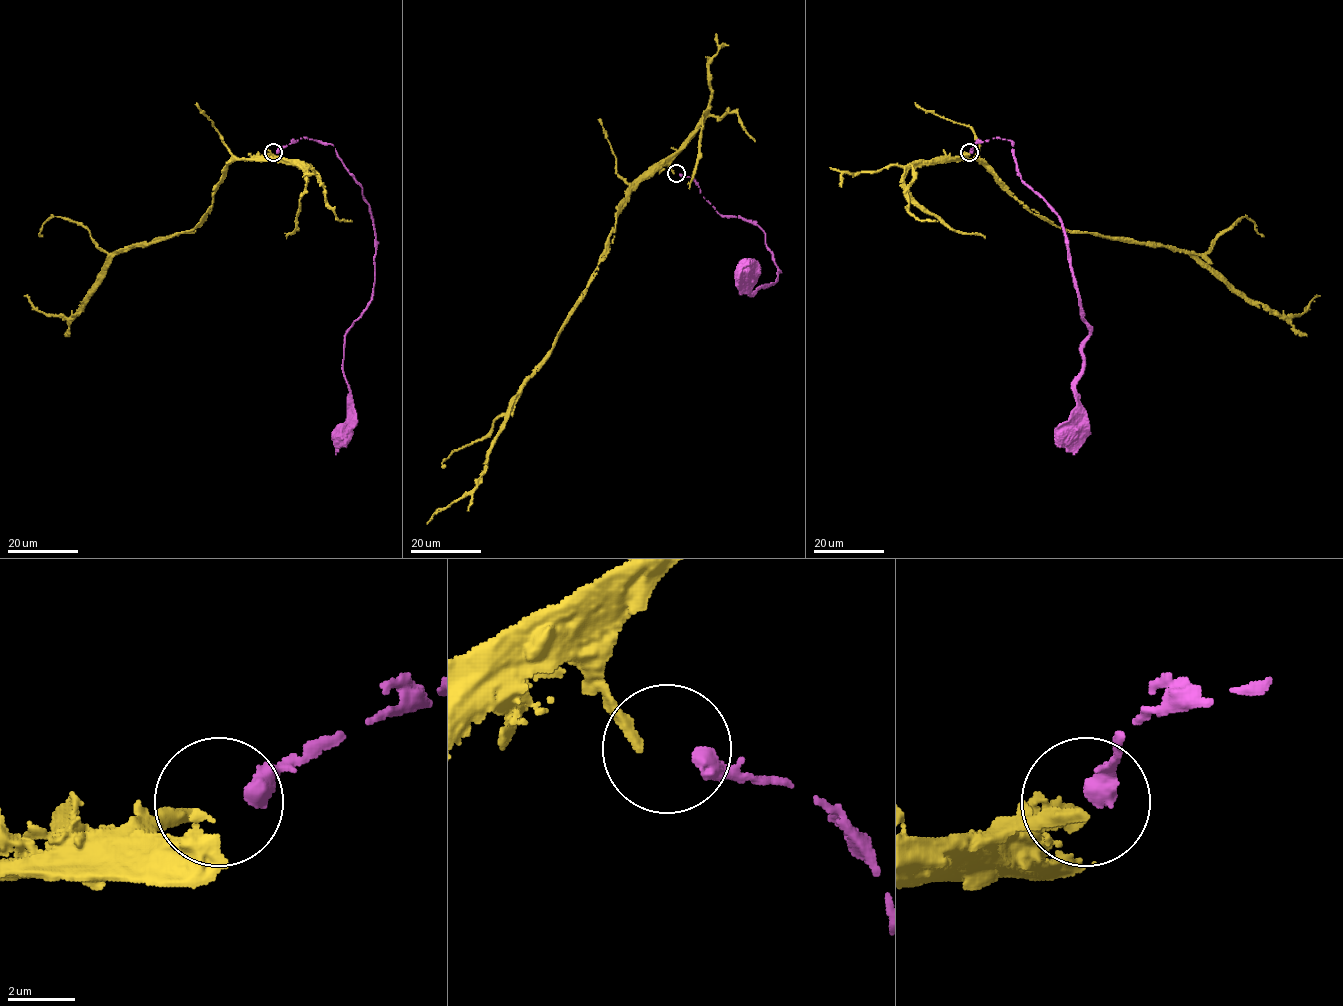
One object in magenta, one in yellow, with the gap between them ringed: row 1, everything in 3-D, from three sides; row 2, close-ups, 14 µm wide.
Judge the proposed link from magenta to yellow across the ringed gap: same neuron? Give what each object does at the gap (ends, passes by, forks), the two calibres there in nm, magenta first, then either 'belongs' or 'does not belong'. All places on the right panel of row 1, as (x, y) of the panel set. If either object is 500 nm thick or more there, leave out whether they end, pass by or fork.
550 nm thick on the magenta side, 360 nm on the other; belongs

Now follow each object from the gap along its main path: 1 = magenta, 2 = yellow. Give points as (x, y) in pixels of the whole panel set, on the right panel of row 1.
1: (970, 152), (996, 137), (1010, 141), (1018, 173), (1061, 223), (1090, 329), (1075, 385), (1075, 428), (1067, 433)
2: (969, 153), (961, 156), (979, 159), (1033, 213), (1058, 227), (1182, 249), (1279, 316), (1299, 316), (1320, 295)

